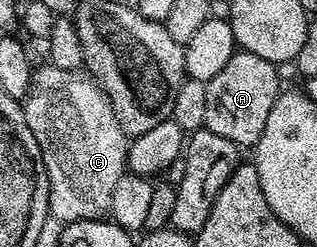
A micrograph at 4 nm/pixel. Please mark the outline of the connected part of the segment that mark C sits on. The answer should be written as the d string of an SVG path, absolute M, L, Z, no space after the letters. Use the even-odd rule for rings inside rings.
M41 65L34 70L33 84L23 100L27 125L35 133L35 141L43 153L43 165L49 178L49 213L61 224L84 219L105 219L109 215L111 193L127 173L130 140L115 121L111 101L92 78L76 71Z

